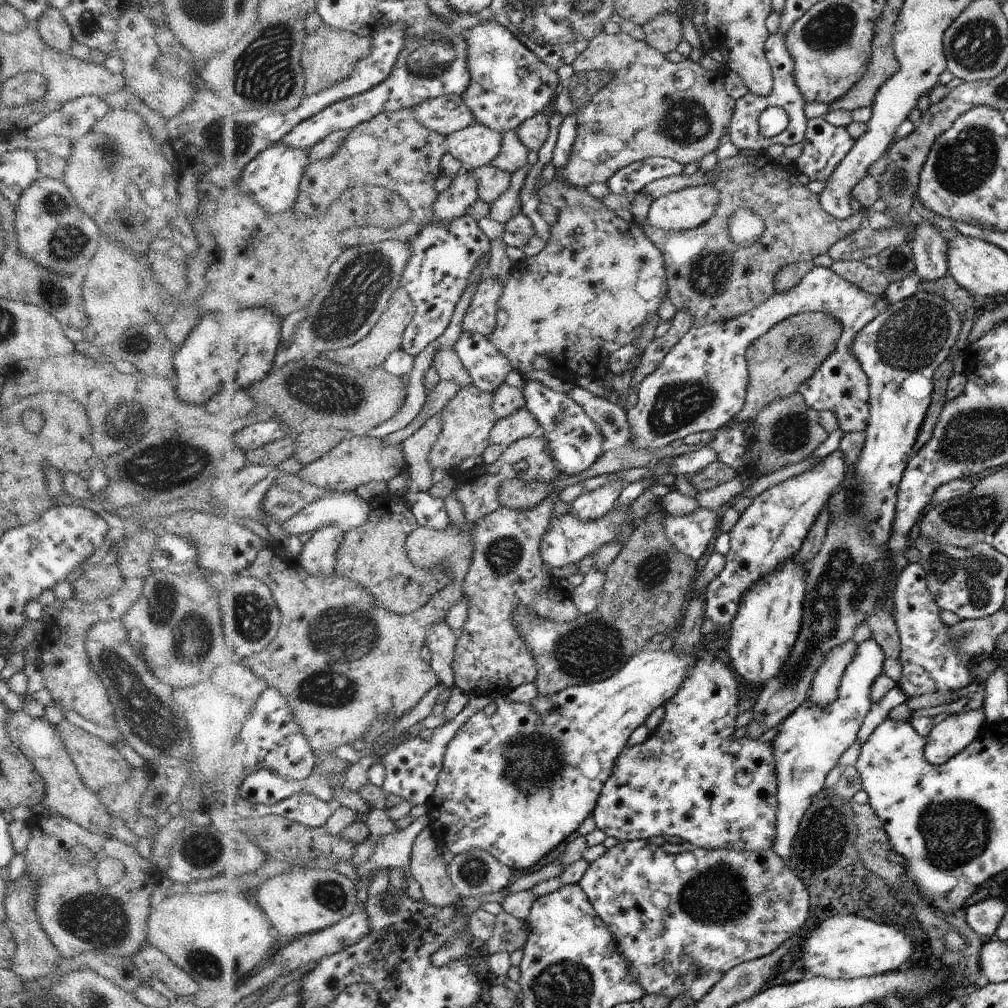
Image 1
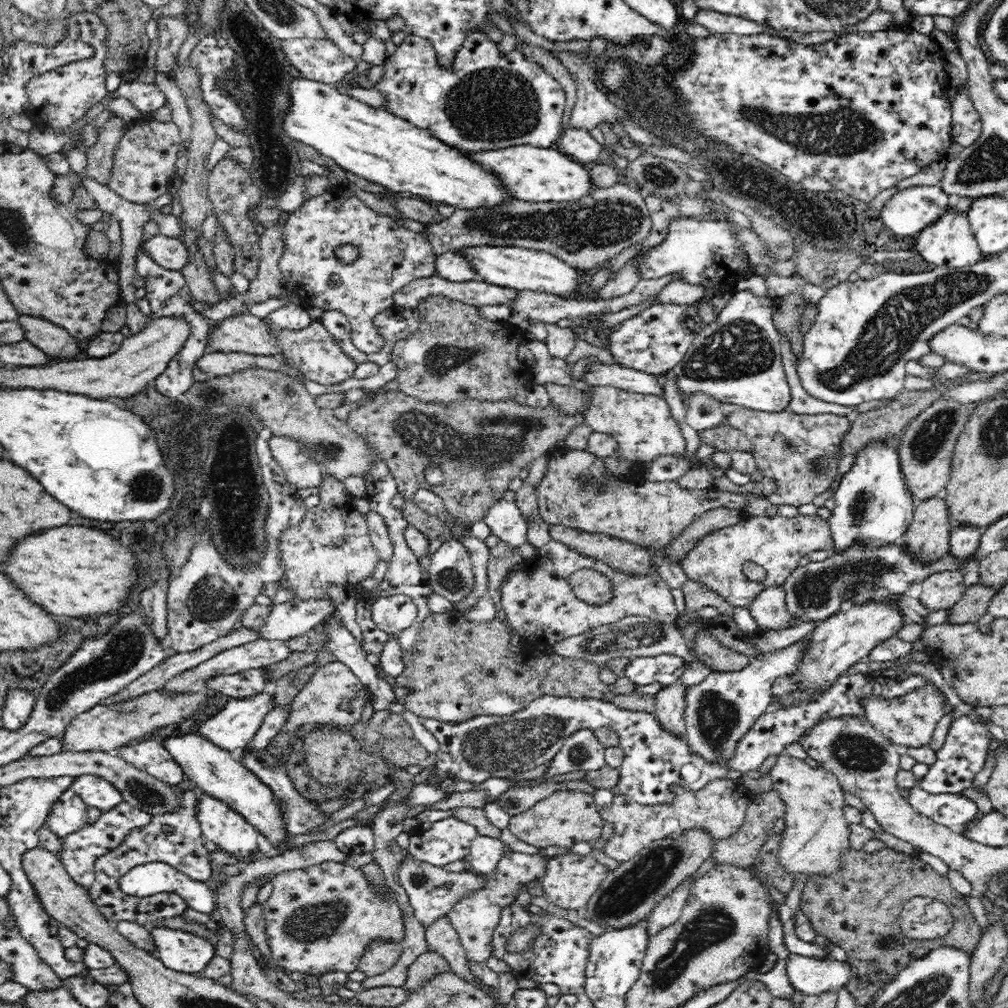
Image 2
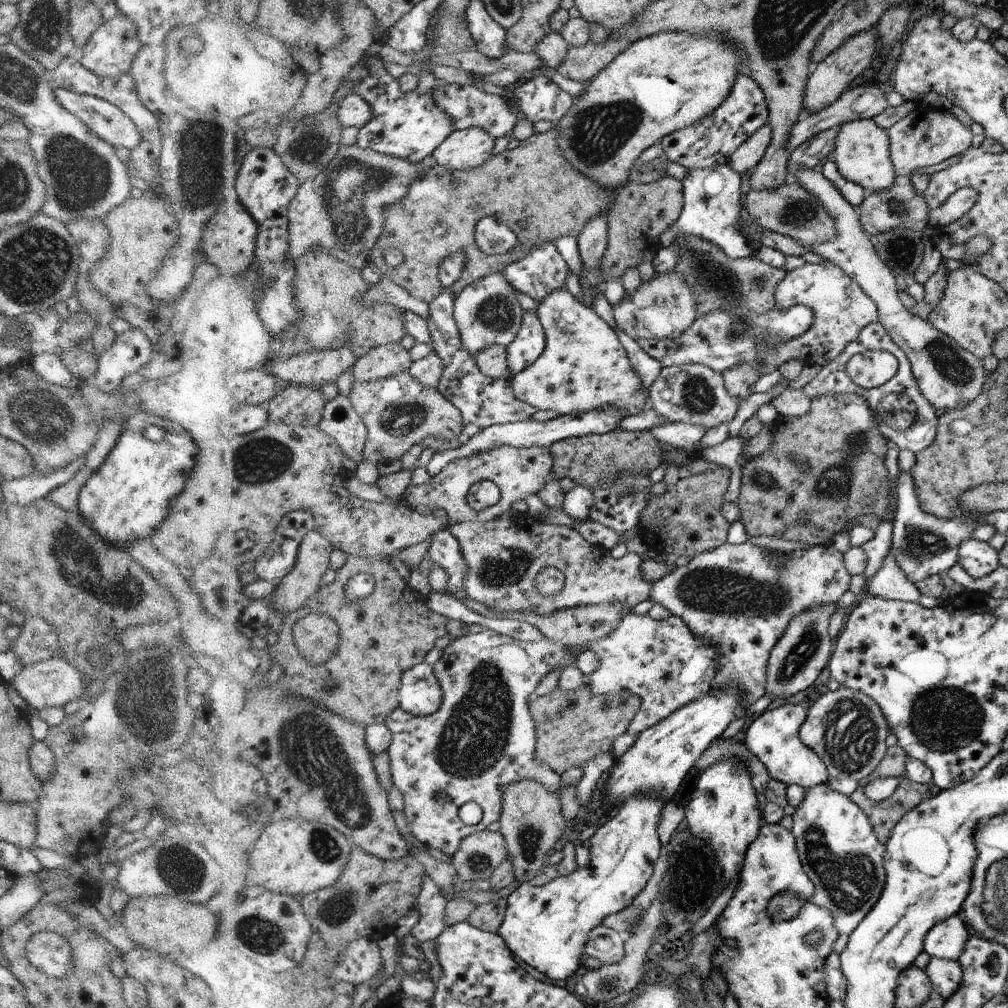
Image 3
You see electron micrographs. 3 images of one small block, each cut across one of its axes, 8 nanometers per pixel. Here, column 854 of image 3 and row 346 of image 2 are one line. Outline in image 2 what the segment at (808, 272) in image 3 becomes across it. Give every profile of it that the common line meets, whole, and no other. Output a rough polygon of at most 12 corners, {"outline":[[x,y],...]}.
{"outline":[[313,320],[277,328],[280,357],[307,380],[331,386],[355,376],[354,359]]}

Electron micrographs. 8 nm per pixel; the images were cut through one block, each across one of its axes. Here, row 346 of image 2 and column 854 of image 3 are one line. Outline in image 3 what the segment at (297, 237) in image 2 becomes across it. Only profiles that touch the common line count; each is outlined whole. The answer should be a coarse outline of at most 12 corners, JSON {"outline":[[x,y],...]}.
{"outline":[[866,351],[847,362],[847,375],[873,389],[887,383],[899,361]]}

